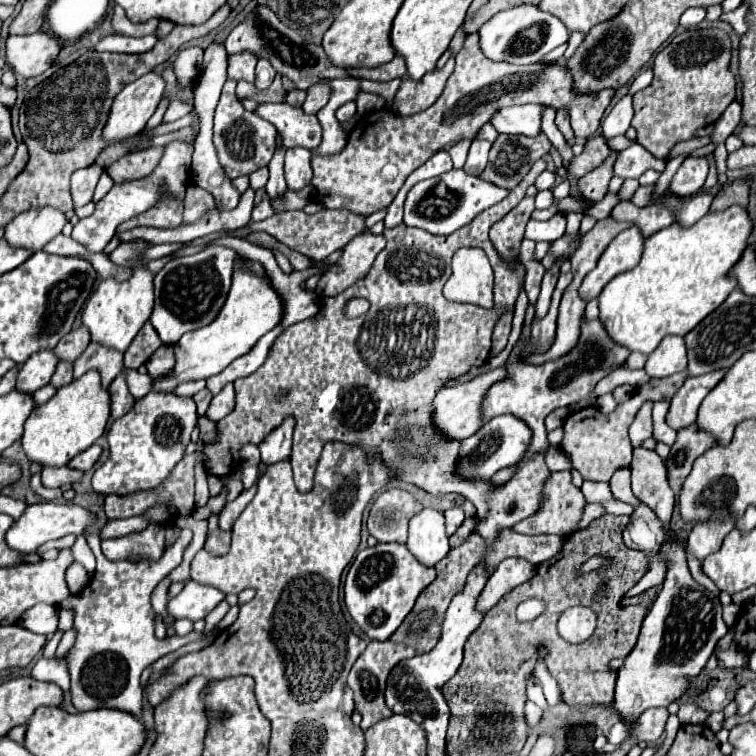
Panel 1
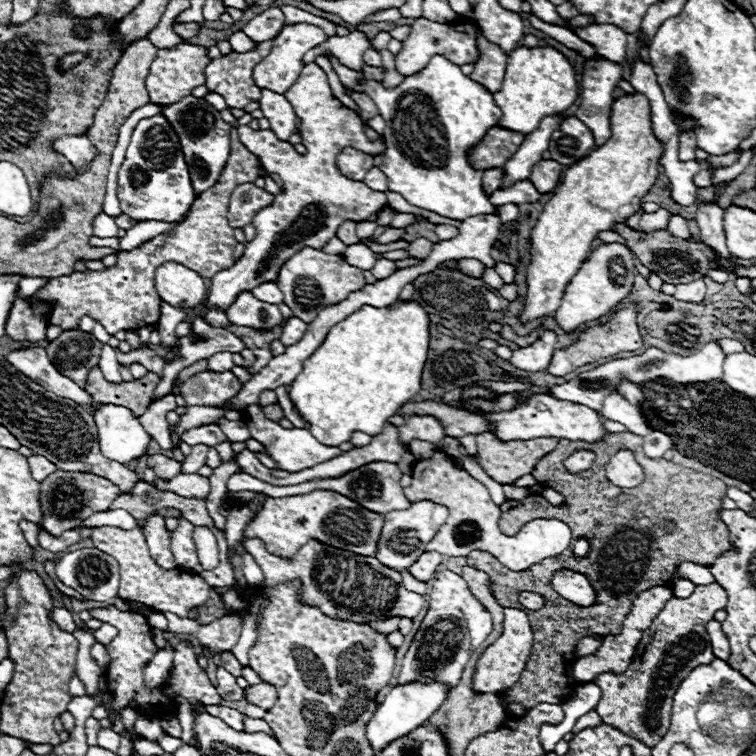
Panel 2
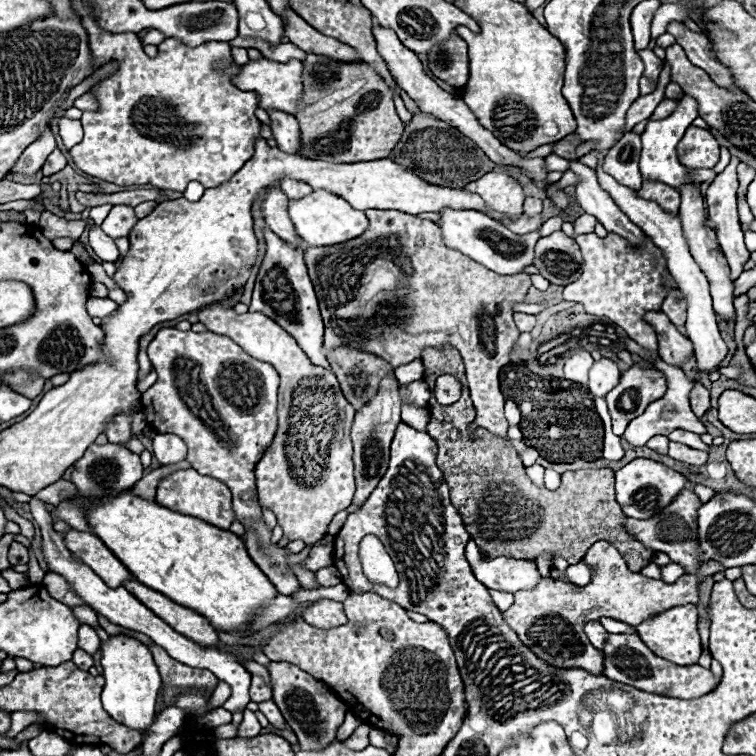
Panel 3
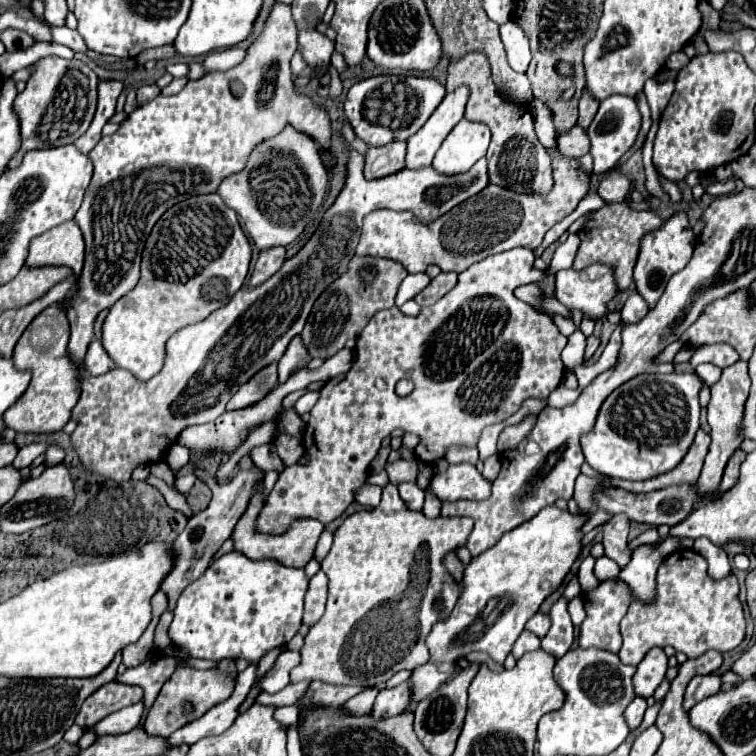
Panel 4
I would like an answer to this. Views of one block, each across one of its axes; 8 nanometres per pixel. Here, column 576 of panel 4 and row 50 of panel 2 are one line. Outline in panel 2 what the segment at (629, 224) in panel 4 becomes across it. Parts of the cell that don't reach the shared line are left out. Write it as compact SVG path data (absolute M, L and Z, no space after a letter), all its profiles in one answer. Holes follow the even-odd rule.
M272 40L258 42L252 52L230 52L216 60L212 60L204 68L206 86L220 94L230 108L244 108L250 102L260 100L260 88L256 88L252 80L252 68L268 56L272 48Z

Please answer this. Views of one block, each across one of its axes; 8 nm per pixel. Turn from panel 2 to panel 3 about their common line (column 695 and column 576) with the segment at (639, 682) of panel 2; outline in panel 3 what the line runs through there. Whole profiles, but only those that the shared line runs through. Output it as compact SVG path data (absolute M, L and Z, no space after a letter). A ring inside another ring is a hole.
M604 540L592 544L584 560L588 560L590 568L594 570L592 582L588 586L574 590L560 580L542 578L536 588L514 592L514 604L504 610L502 616L508 626L518 634L522 644L528 646L546 664L554 668L580 668L592 674L604 672L604 652L594 648L586 638L586 622L614 618L630 626L638 626L642 620L648 620L654 614L684 604L696 604L698 579L702 581L706 576L726 570L718 561L707 560L698 570L698 574L684 574L674 584L666 584L662 580L646 578L640 572L630 572L620 552Z

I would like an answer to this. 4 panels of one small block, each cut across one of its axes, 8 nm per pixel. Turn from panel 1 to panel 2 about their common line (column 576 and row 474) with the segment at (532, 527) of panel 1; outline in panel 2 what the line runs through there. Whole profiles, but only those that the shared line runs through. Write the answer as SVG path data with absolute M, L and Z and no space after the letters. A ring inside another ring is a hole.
M484 432L484 434L478 434L478 464L484 468L484 472L496 480L498 484L512 484L515 486L504 486L504 494L508 500L522 500L530 494L528 488L516 488L518 487L530 487L536 484L535 478L530 474L536 460L540 460L540 456L552 452L554 448L558 446L558 440L556 438L534 438L534 440L510 440L510 442L504 442L500 438L496 438L492 432Z

